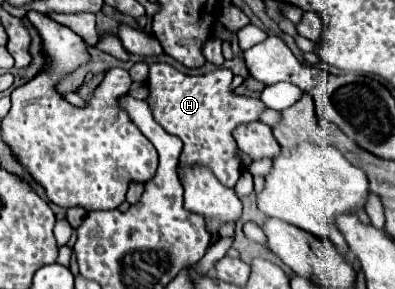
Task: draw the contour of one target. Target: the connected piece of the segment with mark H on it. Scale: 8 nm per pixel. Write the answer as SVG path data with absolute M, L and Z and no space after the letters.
M154 62L148 68L148 80L146 80L148 84L146 104L150 106L156 122L168 134L178 136L184 142L178 166L182 168L204 166L228 188L232 188L242 174L238 144L232 132L240 124L260 120L260 114L268 110L260 98L238 96L230 88L232 76L234 76L232 70L224 66L206 74L190 76L166 62Z

